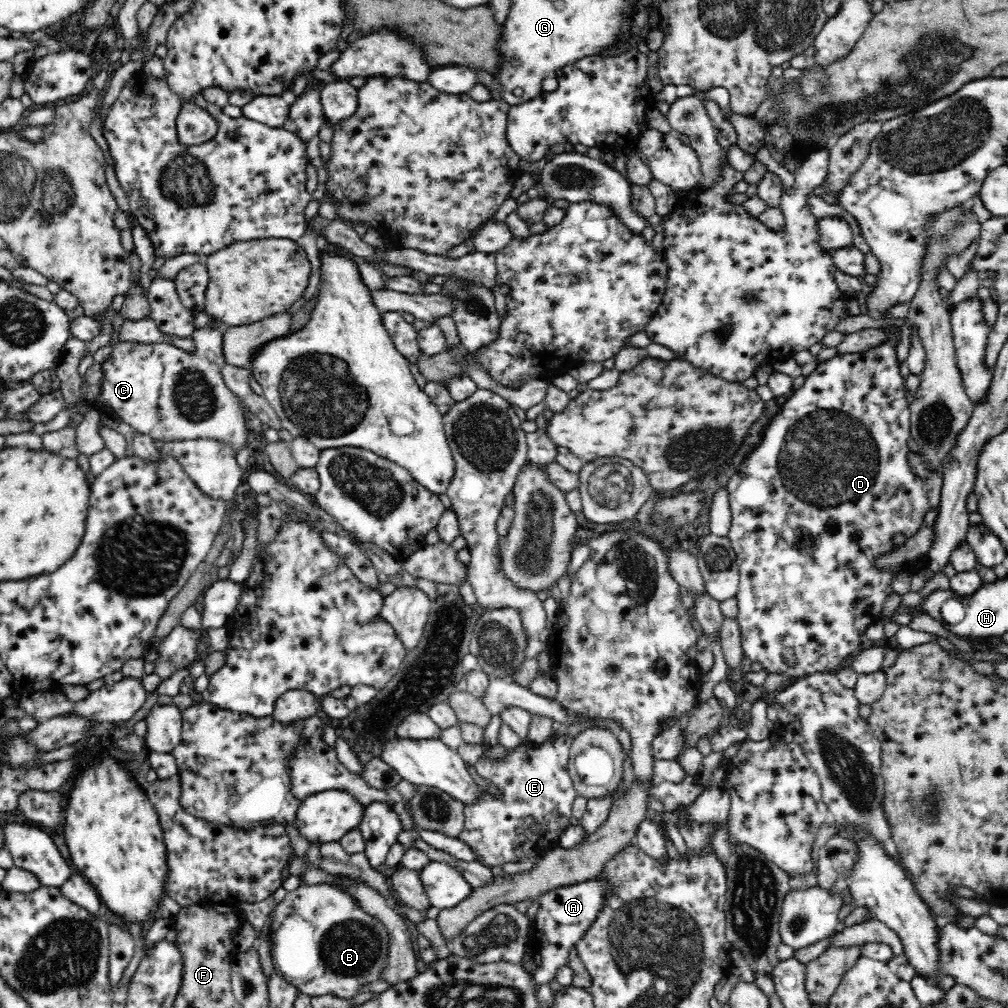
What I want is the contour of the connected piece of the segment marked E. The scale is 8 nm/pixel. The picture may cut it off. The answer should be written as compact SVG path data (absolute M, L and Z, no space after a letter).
M560 733L553 739L548 738L542 743L526 743L526 739L513 748L505 748L505 755L499 759L484 757L484 754L473 765L476 776L484 778L493 784L499 795L494 795L488 789L479 788L479 795L475 801L466 803L463 808L464 826L455 837L470 846L475 860L486 868L504 866L510 862L520 862L526 858L542 857L545 852L558 846L560 833L572 822L572 805L578 792L568 775L568 758L570 748L575 736Z

